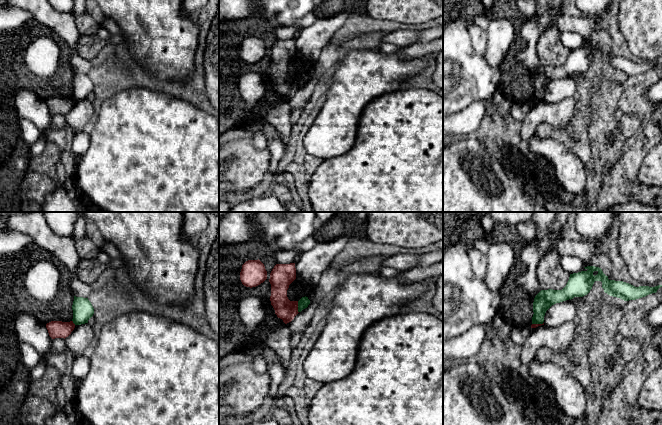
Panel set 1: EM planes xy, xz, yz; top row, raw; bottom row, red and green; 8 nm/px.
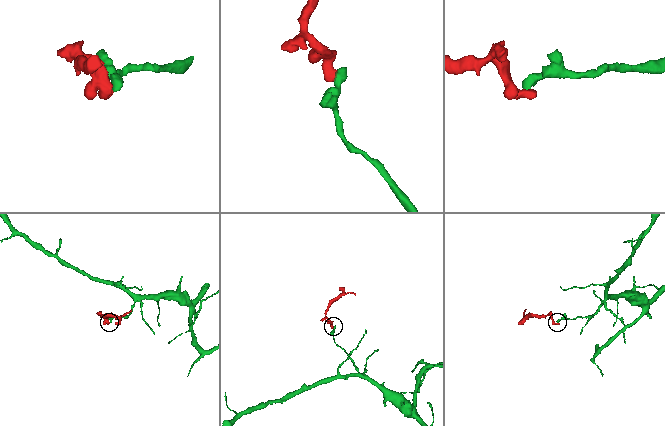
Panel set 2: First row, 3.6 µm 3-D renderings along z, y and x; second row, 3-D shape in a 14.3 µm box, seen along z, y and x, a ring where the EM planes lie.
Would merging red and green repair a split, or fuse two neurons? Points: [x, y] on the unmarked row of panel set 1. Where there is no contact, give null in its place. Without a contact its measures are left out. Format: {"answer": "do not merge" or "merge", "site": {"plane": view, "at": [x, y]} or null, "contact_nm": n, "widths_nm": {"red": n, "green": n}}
{"answer": "do not merge", "site": {"plane": "xz", "at": [297, 83]}, "contact_nm": 100, "widths_nm": {"red": 160, "green": 90}}

